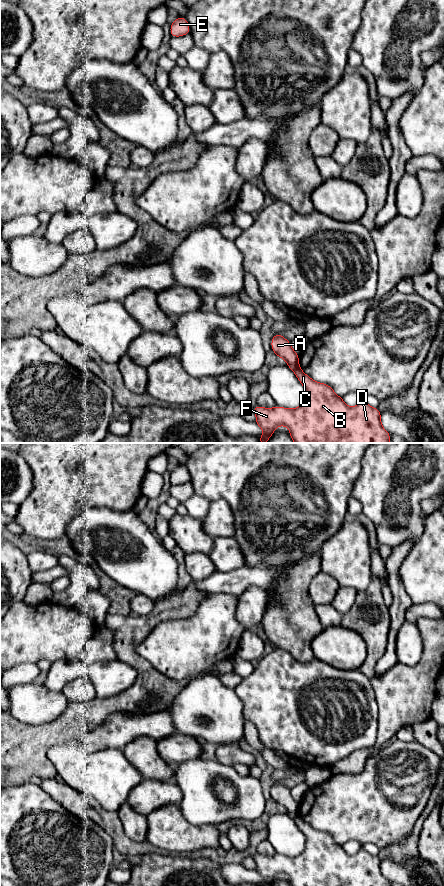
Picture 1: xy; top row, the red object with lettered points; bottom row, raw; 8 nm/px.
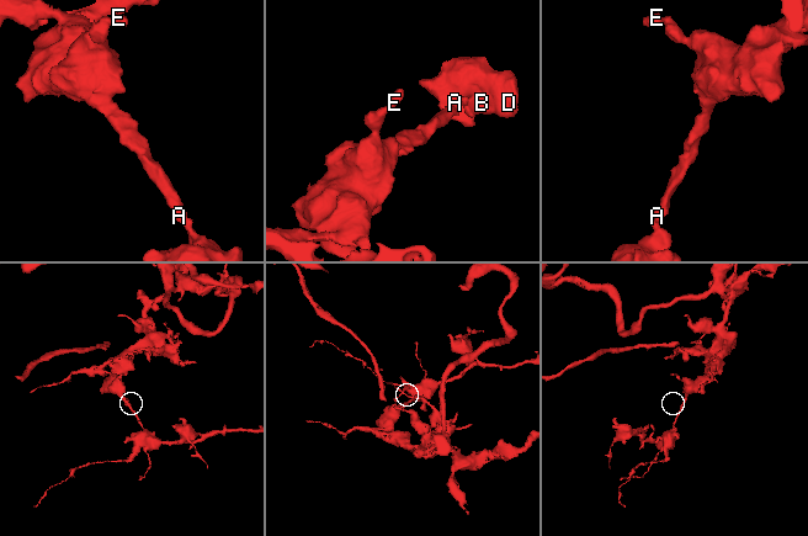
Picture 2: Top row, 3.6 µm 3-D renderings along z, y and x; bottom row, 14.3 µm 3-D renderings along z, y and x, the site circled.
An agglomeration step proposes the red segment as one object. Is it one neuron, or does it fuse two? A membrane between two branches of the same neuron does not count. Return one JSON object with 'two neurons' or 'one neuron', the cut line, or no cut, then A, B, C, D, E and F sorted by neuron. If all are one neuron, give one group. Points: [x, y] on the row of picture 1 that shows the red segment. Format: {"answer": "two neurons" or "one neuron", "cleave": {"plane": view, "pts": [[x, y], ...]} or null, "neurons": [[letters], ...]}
{"answer": "two neurons", "cleave": {"plane": "xy", "pts": [[298, 366], [293, 370]]}, "neurons": [["A", "E"], ["B", "C", "D", "F"]]}

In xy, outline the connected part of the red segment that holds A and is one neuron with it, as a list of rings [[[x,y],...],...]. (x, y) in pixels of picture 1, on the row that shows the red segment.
[[[274,334],[271,340],[271,348],[278,357],[284,359],[291,370],[299,367],[299,354],[291,347],[290,341],[281,334]]]

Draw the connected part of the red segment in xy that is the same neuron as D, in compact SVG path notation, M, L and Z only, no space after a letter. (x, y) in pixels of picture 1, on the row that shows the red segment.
M300 367L294 370L294 374L305 389L305 401L302 405L294 409L279 406L253 407L255 423L264 431L258 437L260 443L268 442L277 426L287 426L289 436L295 443L390 443L391 434L382 427L378 408L364 401L355 407L349 407L330 385L314 381Z

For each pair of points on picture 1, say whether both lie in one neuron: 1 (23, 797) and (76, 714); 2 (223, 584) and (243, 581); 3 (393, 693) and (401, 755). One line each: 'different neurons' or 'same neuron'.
1: different neurons
2: same neuron
3: different neurons

